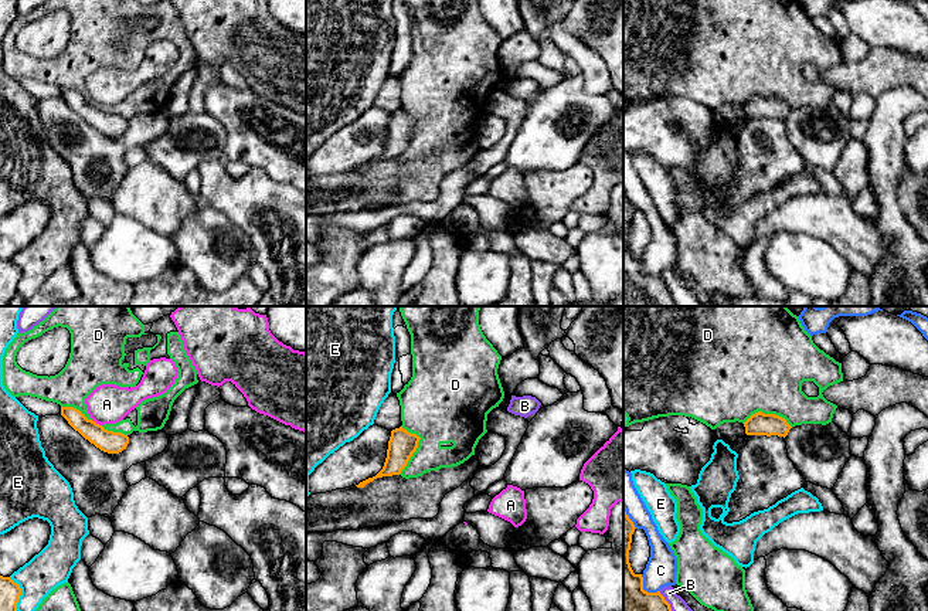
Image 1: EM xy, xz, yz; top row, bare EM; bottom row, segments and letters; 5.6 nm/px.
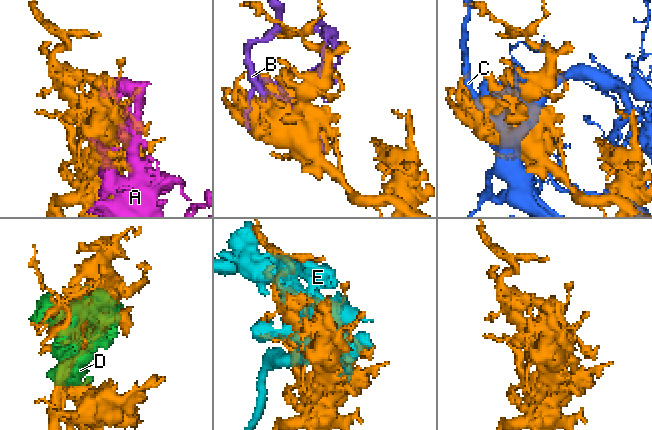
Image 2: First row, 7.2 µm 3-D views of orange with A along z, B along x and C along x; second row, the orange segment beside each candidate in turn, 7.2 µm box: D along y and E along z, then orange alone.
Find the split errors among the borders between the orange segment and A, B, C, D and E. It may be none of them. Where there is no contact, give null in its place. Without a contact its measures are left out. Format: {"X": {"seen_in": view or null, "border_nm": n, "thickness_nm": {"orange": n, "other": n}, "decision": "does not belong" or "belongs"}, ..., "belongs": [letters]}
{"A": {"seen_in": "xy", "border_nm": 70, "thickness_nm": {"orange": 130, "other": 220}, "decision": "belongs"}, "B": {"seen_in": "yz", "border_nm": 220, "thickness_nm": {"orange": 420, "other": 120}, "decision": "does not belong"}, "C": {"seen_in": "yz", "border_nm": 150, "thickness_nm": {"orange": 440, "other": 180}, "decision": "does not belong"}, "D": {"seen_in": "xz", "border_nm": 280, "thickness_nm": {"orange": 160, "other": 380}, "decision": "does not belong"}, "E": {"seen_in": "xy", "border_nm": 200, "thickness_nm": {"orange": 120, "other": 220}, "decision": "does not belong"}, "belongs": ["A"]}

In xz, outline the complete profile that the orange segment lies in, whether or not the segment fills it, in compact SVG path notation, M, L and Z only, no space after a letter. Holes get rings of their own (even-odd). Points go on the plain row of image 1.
M402 109L392 112L383 152L375 159L366 162L356 169L364 170L377 160L400 157L417 133L419 122L421 120L417 116L411 116Z

